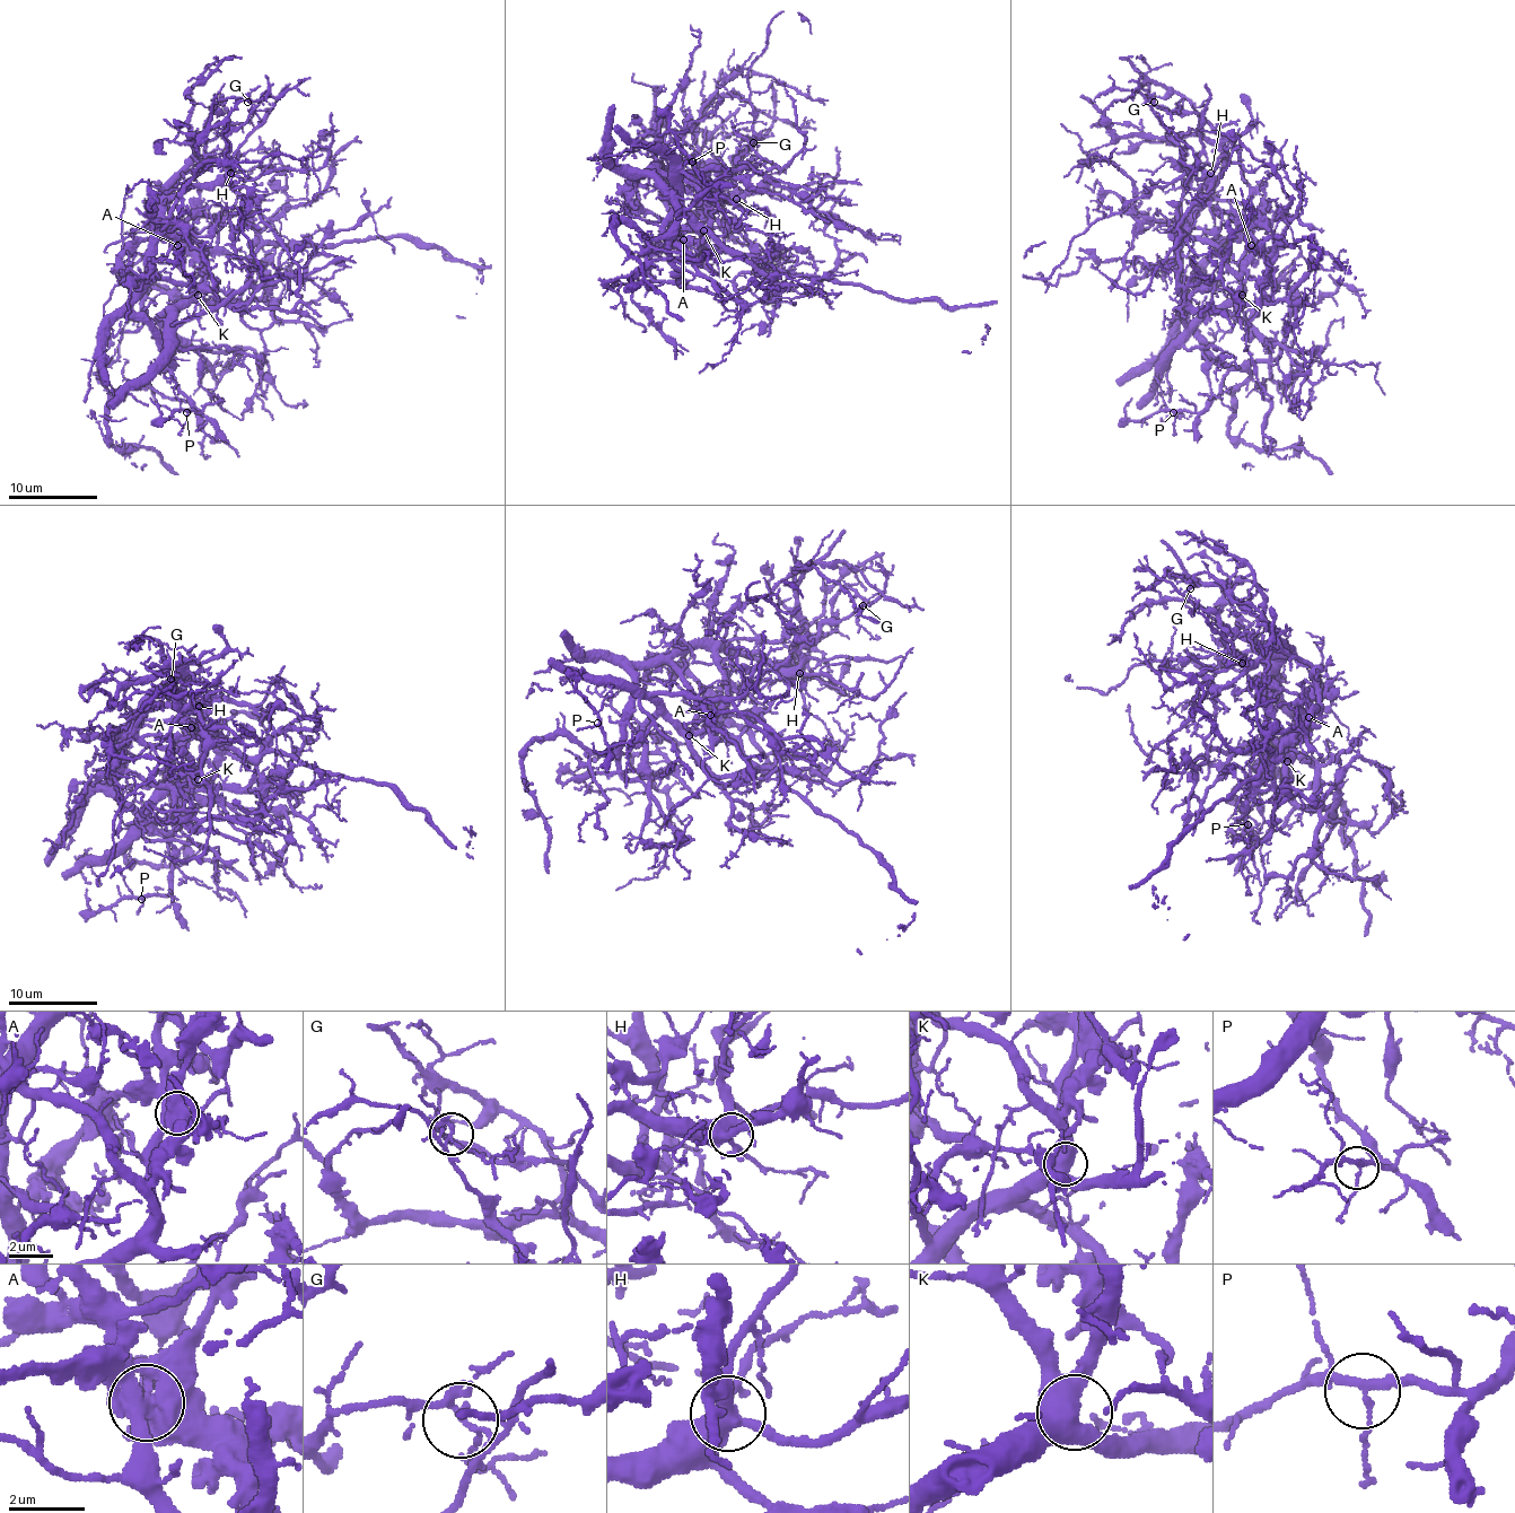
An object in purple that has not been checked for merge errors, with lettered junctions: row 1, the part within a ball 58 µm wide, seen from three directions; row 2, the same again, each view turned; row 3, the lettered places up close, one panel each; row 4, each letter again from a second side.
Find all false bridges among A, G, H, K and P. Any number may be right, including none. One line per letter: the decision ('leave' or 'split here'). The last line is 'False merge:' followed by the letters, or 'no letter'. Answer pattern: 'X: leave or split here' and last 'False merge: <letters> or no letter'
A: split here
G: split here
H: leave
K: leave
P: leave
False merge: A, G

